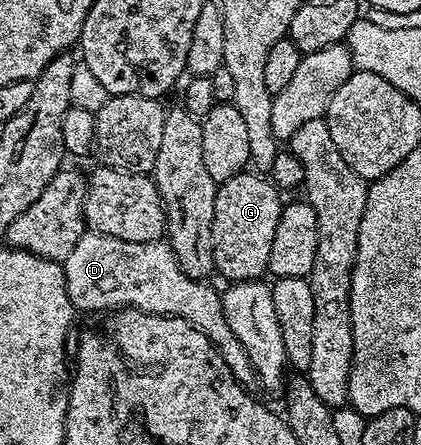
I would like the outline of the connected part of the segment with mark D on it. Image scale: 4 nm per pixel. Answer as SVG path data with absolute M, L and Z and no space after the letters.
M86 234L75 242L71 254L67 254L63 261L63 267L65 289L74 309L104 313L106 310L138 308L156 316L177 316L186 320L214 342L234 339L224 320L218 289L191 279L179 266L168 243L161 240L123 242L110 236Z

